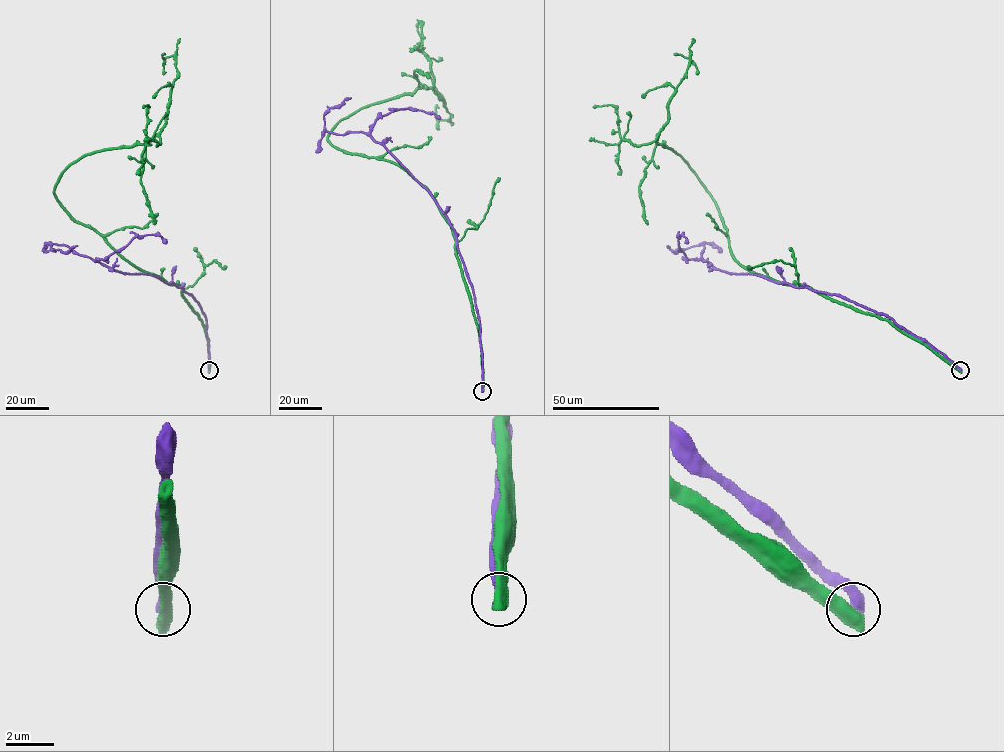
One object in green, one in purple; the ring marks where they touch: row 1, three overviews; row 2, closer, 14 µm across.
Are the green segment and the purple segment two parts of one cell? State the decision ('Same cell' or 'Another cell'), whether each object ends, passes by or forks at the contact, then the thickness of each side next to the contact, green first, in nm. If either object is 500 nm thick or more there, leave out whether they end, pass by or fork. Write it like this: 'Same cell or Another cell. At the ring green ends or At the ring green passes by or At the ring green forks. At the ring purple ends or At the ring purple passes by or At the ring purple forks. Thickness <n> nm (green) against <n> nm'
Another cell. Thickness 700 nm (green) against 480 nm

